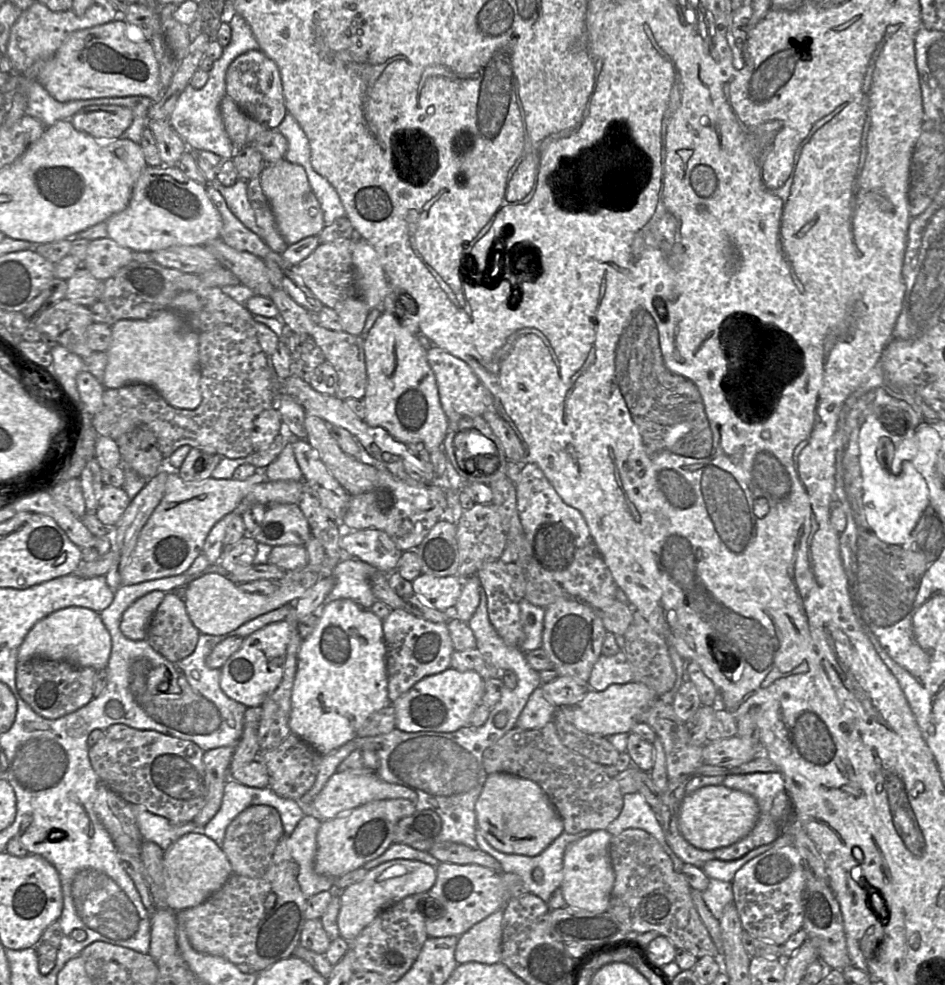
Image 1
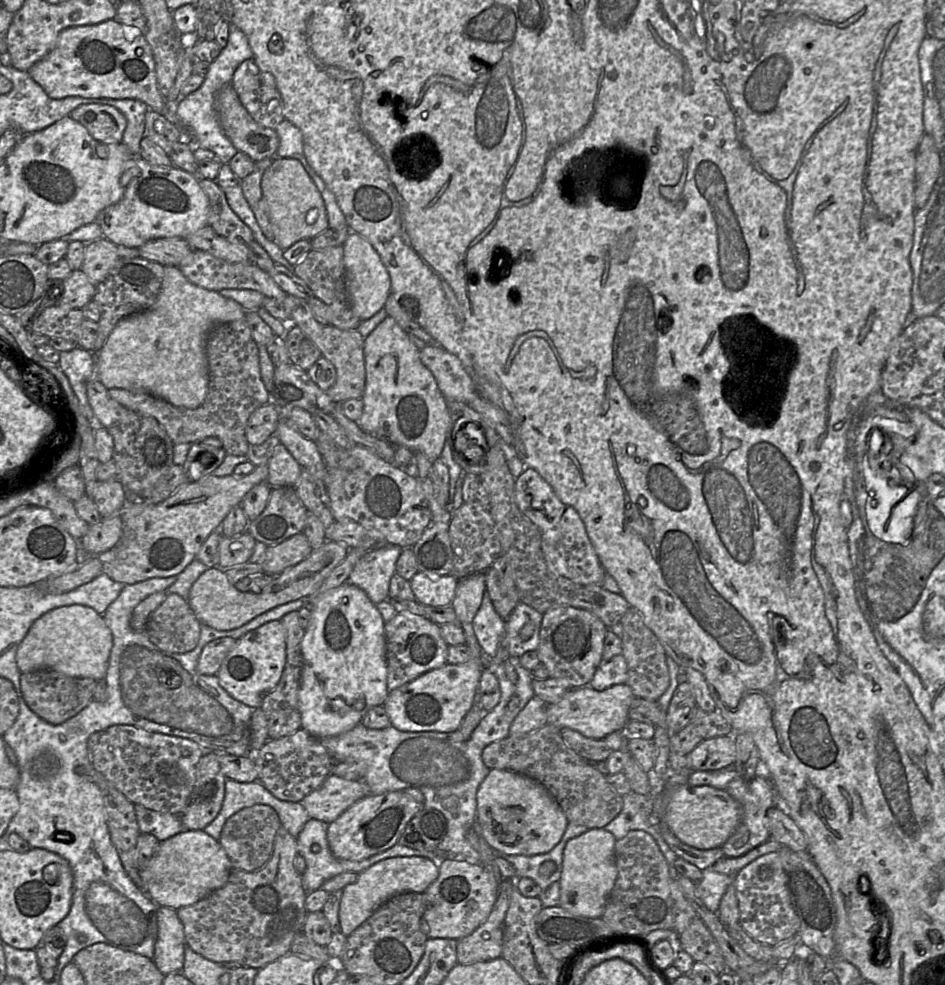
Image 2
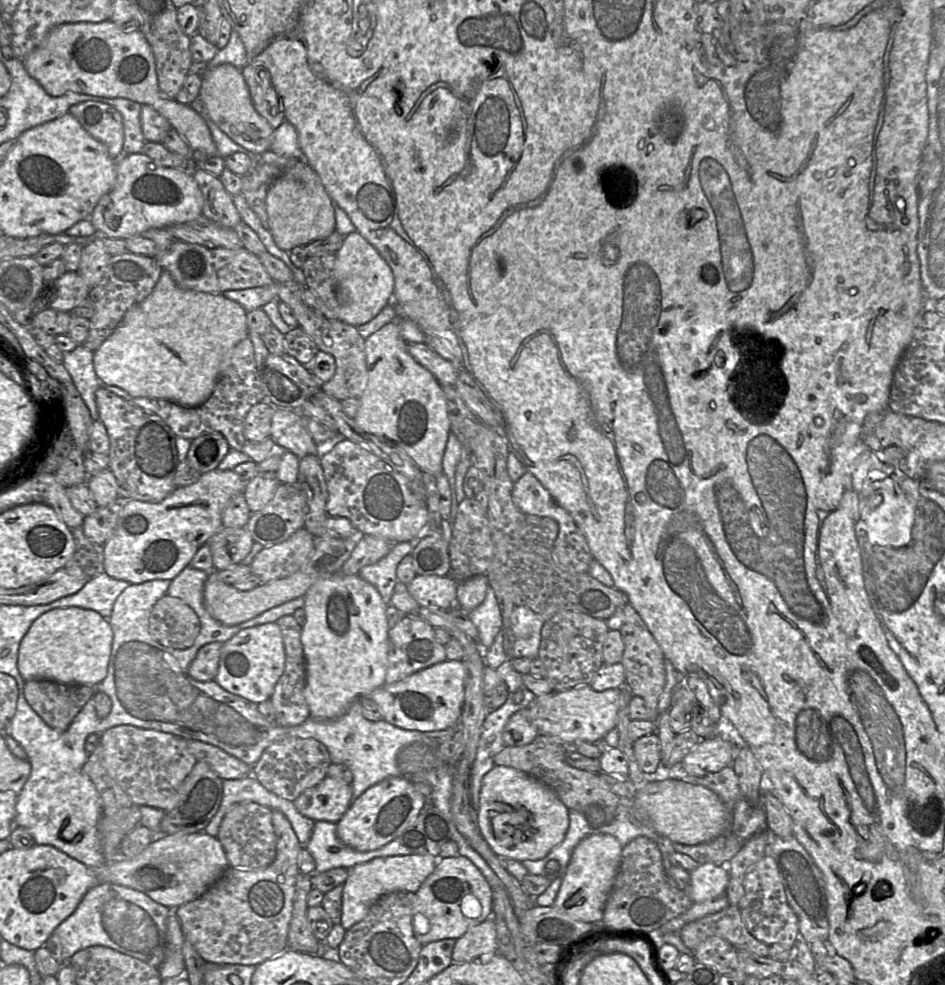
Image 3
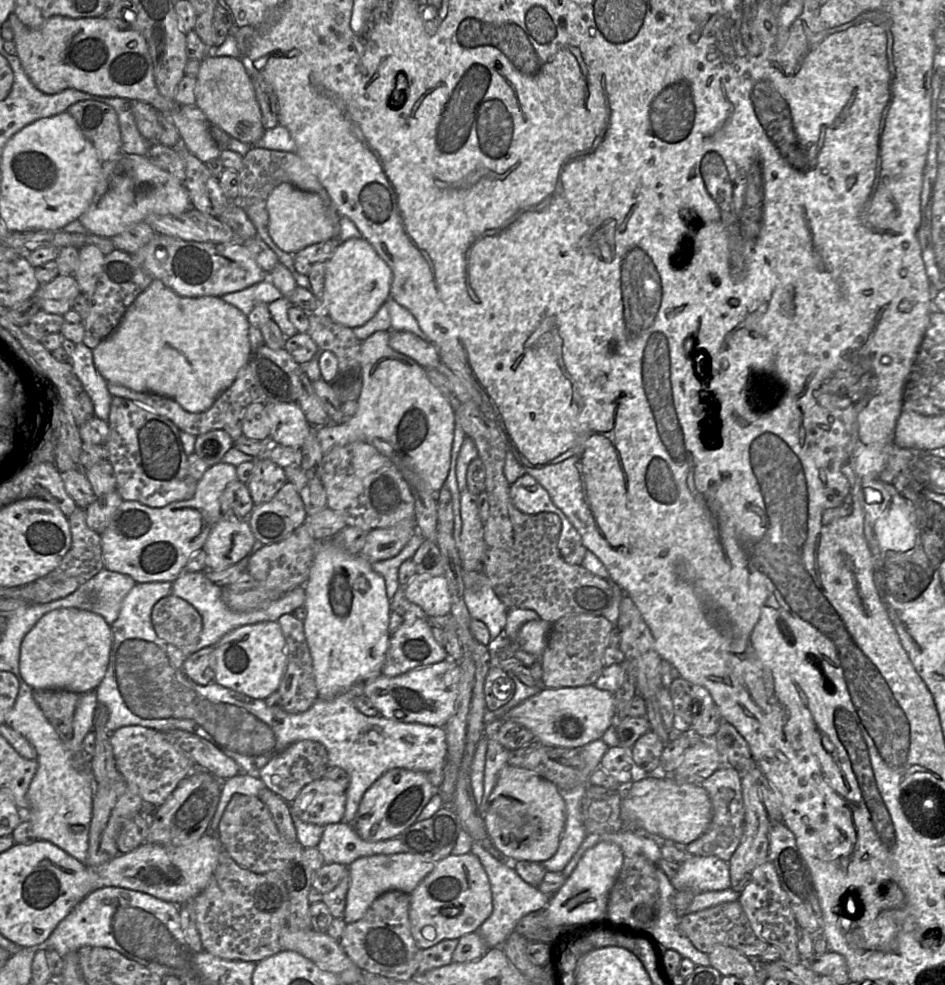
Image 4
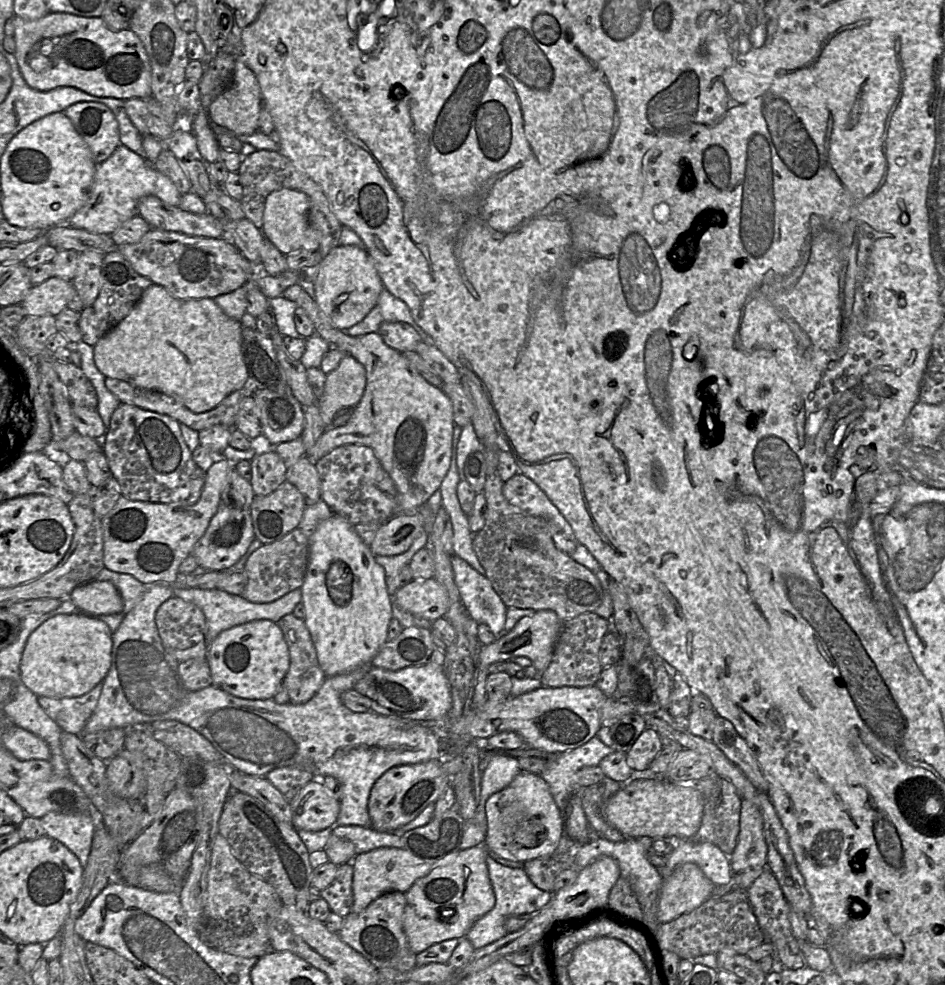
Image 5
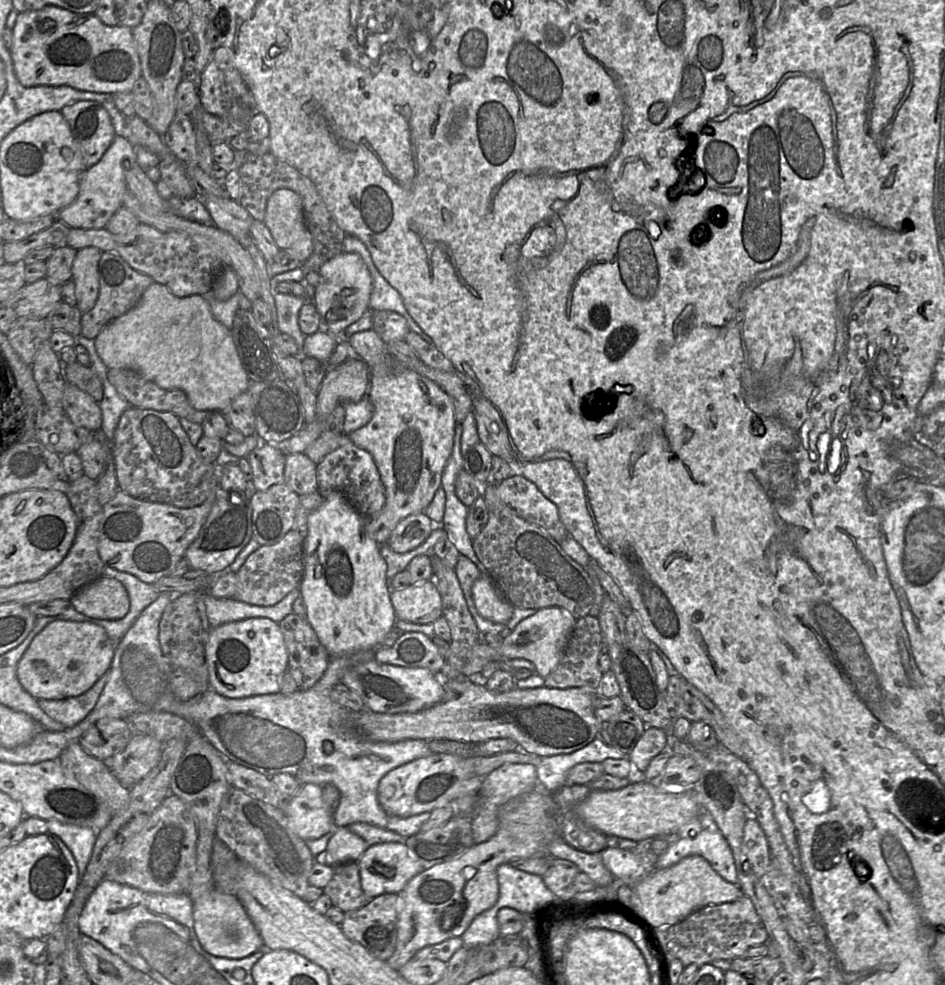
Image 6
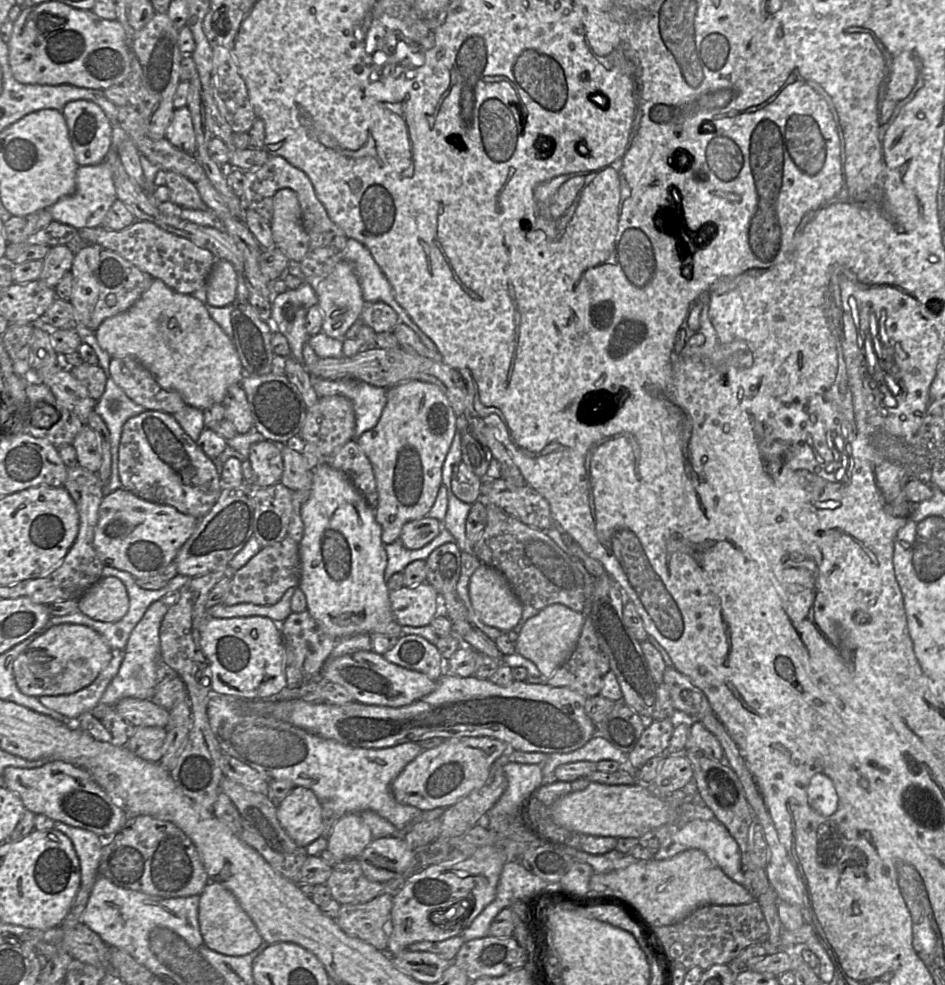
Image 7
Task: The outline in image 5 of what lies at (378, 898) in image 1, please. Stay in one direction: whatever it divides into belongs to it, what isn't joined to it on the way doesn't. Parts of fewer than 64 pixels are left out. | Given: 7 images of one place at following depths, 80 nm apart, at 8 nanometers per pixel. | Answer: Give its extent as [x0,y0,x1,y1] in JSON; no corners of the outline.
[352,847,433,913]

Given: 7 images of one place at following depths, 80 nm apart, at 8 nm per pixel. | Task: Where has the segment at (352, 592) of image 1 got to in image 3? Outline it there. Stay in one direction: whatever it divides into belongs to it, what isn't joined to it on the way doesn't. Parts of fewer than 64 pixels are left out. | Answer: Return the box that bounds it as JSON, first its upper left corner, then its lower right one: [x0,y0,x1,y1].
[359,532,424,604]

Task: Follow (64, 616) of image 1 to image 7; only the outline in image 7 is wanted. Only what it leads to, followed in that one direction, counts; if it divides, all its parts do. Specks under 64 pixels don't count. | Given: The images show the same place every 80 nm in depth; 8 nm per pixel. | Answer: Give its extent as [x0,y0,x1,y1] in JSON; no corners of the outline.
[13,624,114,696]

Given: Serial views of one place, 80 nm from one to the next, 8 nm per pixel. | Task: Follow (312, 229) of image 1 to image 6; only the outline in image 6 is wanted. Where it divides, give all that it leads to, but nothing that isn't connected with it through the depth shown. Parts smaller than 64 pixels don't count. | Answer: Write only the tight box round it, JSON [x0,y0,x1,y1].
[264,188,313,263]

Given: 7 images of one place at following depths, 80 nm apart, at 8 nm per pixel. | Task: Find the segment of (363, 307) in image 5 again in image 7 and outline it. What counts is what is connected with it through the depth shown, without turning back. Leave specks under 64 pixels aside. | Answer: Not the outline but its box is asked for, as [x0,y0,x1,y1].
[317,260,364,340]

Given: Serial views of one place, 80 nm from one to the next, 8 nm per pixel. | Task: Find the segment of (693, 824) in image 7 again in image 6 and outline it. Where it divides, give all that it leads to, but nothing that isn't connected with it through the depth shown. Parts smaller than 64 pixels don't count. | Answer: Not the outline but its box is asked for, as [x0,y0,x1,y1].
[654,827,738,885]

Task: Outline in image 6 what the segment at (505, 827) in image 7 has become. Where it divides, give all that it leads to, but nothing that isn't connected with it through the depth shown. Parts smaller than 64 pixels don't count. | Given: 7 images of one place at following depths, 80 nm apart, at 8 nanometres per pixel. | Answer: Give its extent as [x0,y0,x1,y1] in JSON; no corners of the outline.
[470,763,538,844]

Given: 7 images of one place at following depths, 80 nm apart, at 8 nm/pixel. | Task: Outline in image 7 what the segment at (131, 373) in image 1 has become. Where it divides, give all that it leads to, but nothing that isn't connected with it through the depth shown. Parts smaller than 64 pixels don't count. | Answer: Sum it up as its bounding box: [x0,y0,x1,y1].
[95,279,245,411]

